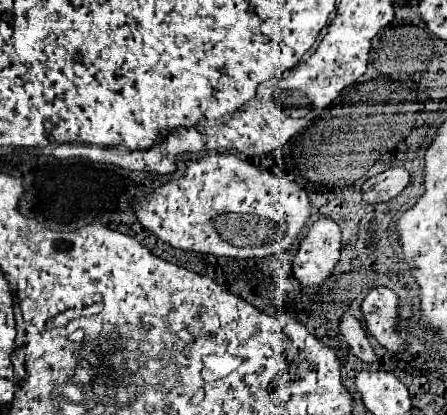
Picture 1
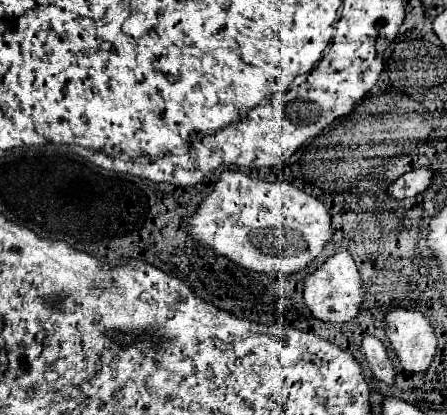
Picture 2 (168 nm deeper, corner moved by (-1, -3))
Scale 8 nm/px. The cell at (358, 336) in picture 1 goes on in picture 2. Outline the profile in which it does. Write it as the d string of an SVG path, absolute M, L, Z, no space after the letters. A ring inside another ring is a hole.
M365 336L361 350L363 350L365 360L367 360L369 368L373 370L375 378L385 382L387 386L391 386L395 382L395 366L391 362L387 348L375 336Z

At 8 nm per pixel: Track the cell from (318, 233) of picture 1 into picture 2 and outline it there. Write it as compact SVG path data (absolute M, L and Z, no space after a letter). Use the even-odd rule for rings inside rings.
M339 250L339 254L331 256L317 272L305 278L305 304L315 318L331 324L351 322L359 316L365 304L365 288L359 270L347 250Z

